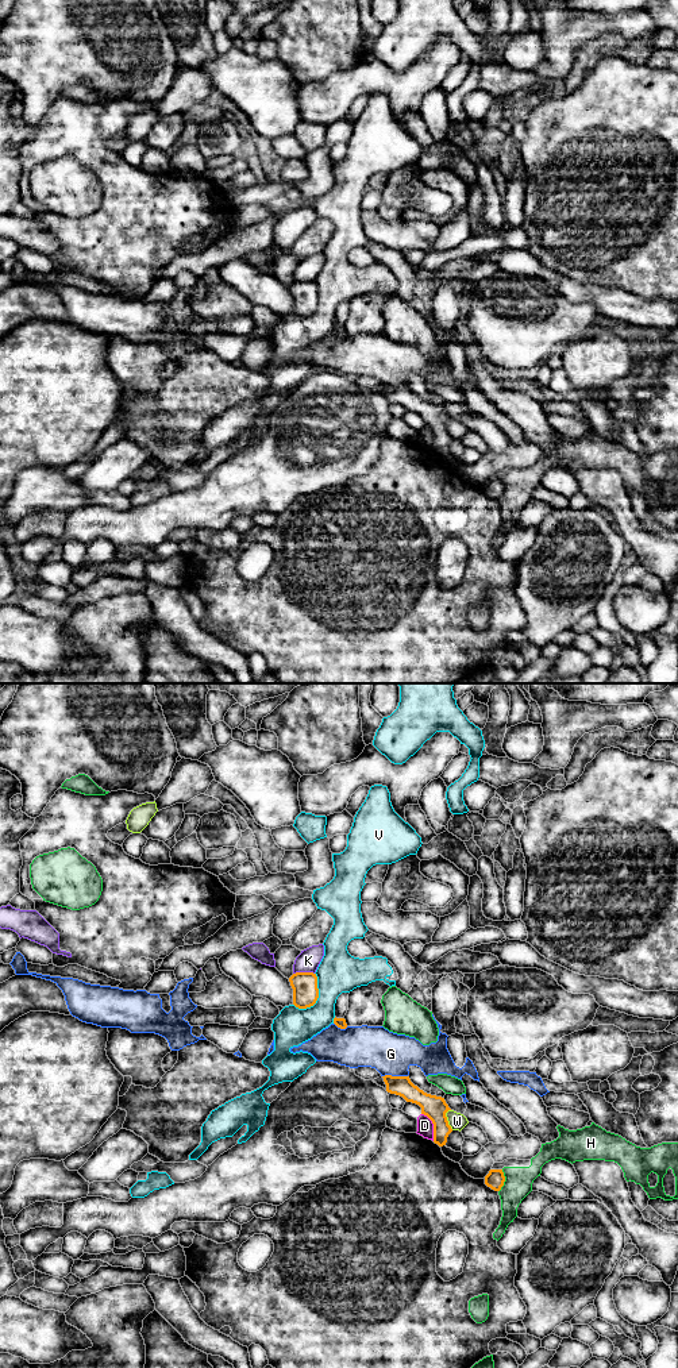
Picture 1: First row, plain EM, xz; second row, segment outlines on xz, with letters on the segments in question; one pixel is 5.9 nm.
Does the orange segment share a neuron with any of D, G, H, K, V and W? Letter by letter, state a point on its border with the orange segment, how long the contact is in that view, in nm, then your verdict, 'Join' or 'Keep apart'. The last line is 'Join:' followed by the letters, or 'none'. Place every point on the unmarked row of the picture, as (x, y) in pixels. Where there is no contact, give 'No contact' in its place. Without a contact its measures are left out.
D: Touches orange at xz (434, 435). Shared border 180 nm. Keep apart
G: Touches orange at xz (395, 385). Shared border 150 nm. Keep apart
H: Touches orange at xz (504, 489). Shared border 140 nm. Keep apart
K: Touches orange at xz (303, 281). Shared border 130 nm. Keep apart
V: Touches orange at xz (318, 304). Shared border 240 nm. Keep apart
W: Touches orange at xz (446, 428). Shared border 130 nm. Keep apart
Join: none

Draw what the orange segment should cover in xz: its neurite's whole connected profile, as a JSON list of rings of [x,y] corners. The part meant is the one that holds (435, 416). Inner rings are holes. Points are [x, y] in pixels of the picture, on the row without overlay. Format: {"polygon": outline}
{"polygon": [[[382,385],[386,400],[402,405],[407,411],[421,416],[421,423],[427,424],[434,432],[434,451],[439,455],[446,454],[448,443],[452,440],[446,421],[451,419],[444,406],[431,404],[415,394],[409,385]]]}

